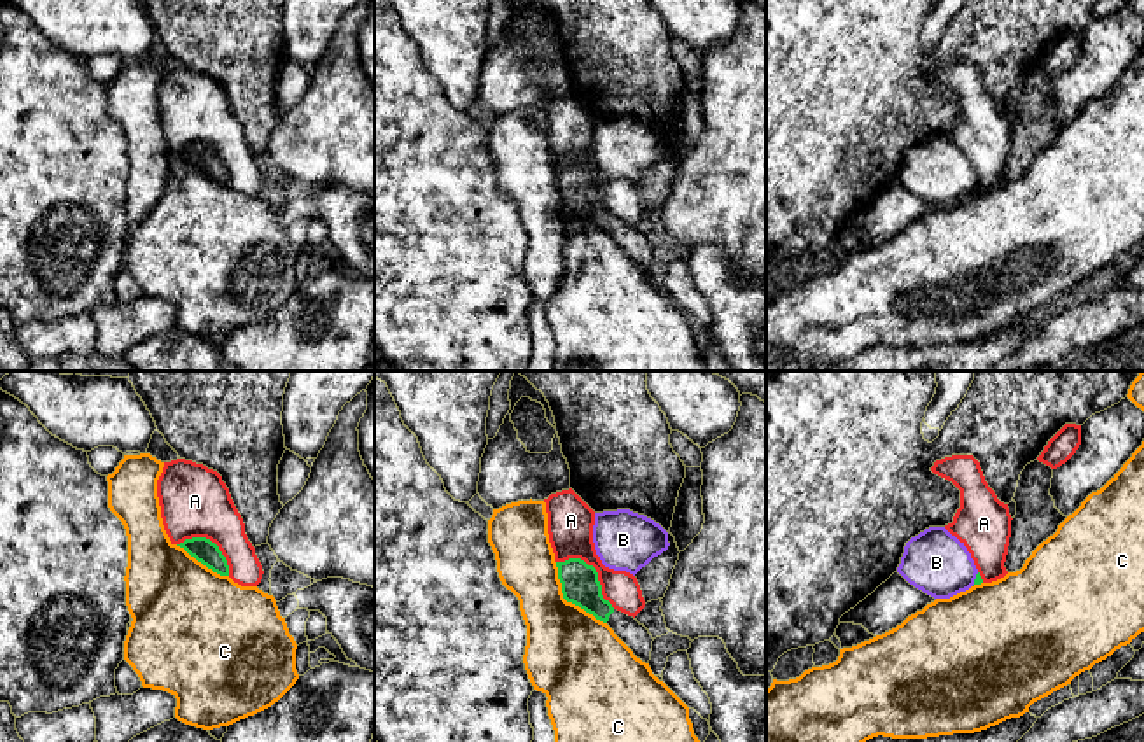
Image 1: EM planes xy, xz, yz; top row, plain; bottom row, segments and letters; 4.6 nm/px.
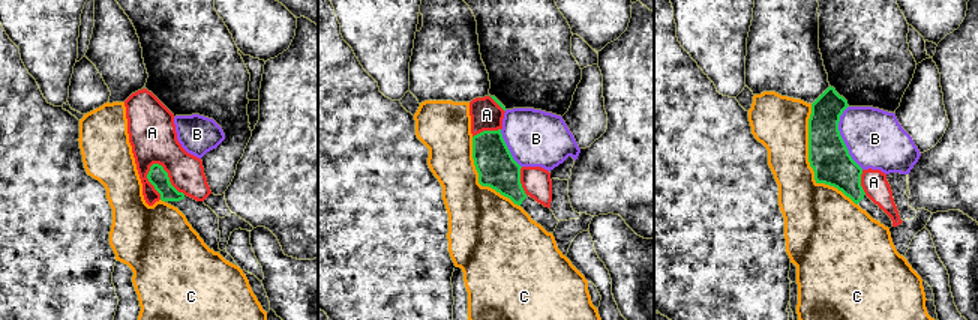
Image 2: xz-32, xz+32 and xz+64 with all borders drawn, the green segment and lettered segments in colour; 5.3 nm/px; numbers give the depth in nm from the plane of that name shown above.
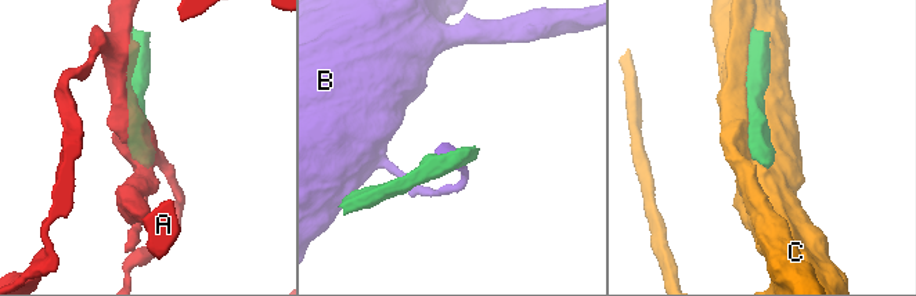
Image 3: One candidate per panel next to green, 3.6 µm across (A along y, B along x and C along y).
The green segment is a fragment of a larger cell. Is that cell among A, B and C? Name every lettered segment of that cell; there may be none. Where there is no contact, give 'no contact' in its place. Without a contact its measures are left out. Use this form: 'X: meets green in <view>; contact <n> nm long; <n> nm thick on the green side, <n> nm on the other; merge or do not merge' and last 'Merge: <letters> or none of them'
A: meets green in xz; contact 340 nm long; 180 nm thick on the green side, 220 nm on the other; do not merge
B: meets green in yz; contact 70 nm long; 40 nm thick on the green side, 300 nm on the other; do not merge
C: meets green in xz; contact 380 nm long; 180 nm thick on the green side, 420 nm on the other; do not merge
Merge: none of them

